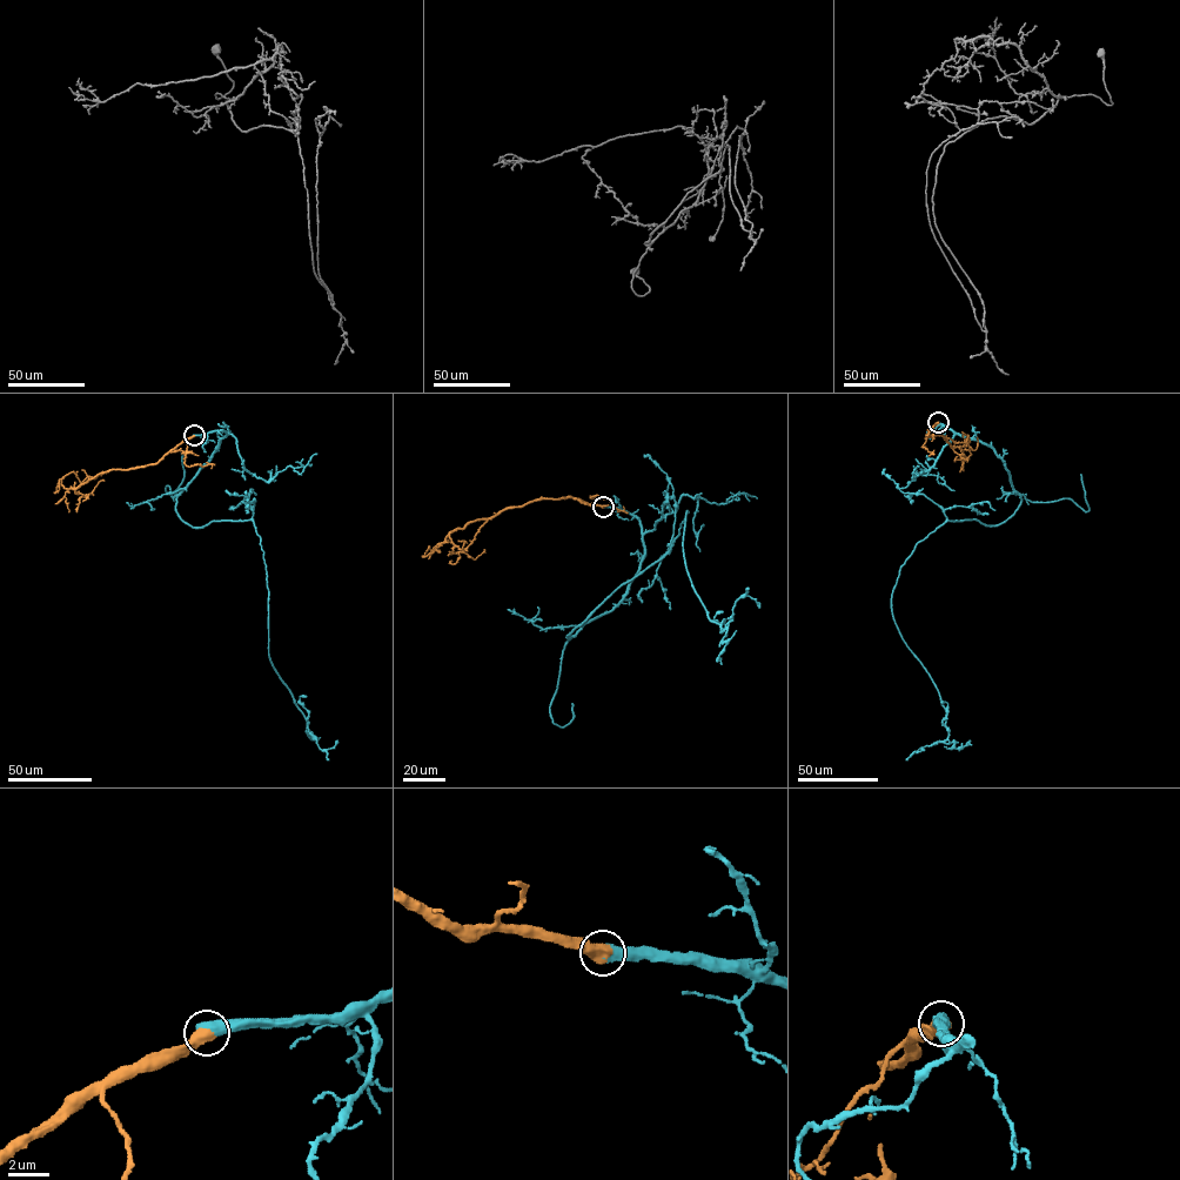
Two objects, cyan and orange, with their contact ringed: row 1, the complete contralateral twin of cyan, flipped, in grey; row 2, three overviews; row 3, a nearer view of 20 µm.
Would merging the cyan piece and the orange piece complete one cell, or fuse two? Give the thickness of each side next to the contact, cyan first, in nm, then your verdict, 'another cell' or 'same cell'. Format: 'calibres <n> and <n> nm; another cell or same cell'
calibres 700 and 700 nm; same cell

